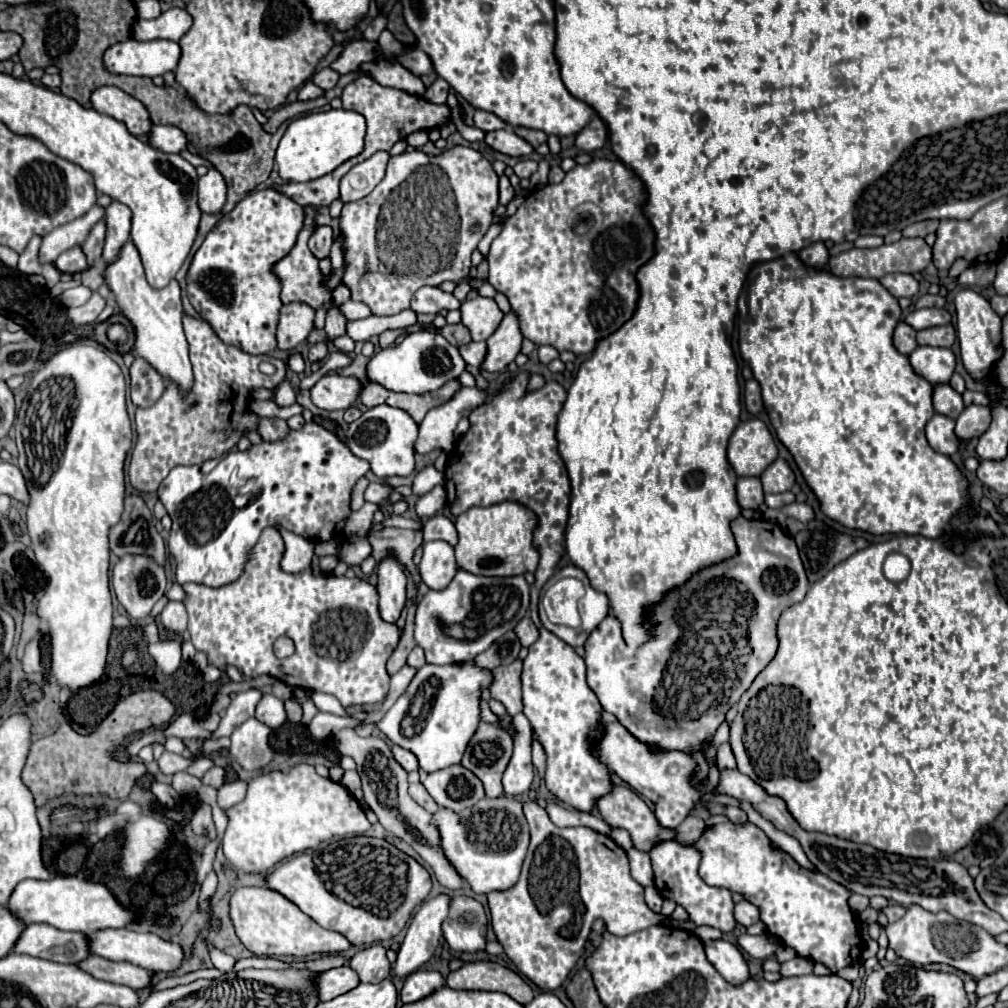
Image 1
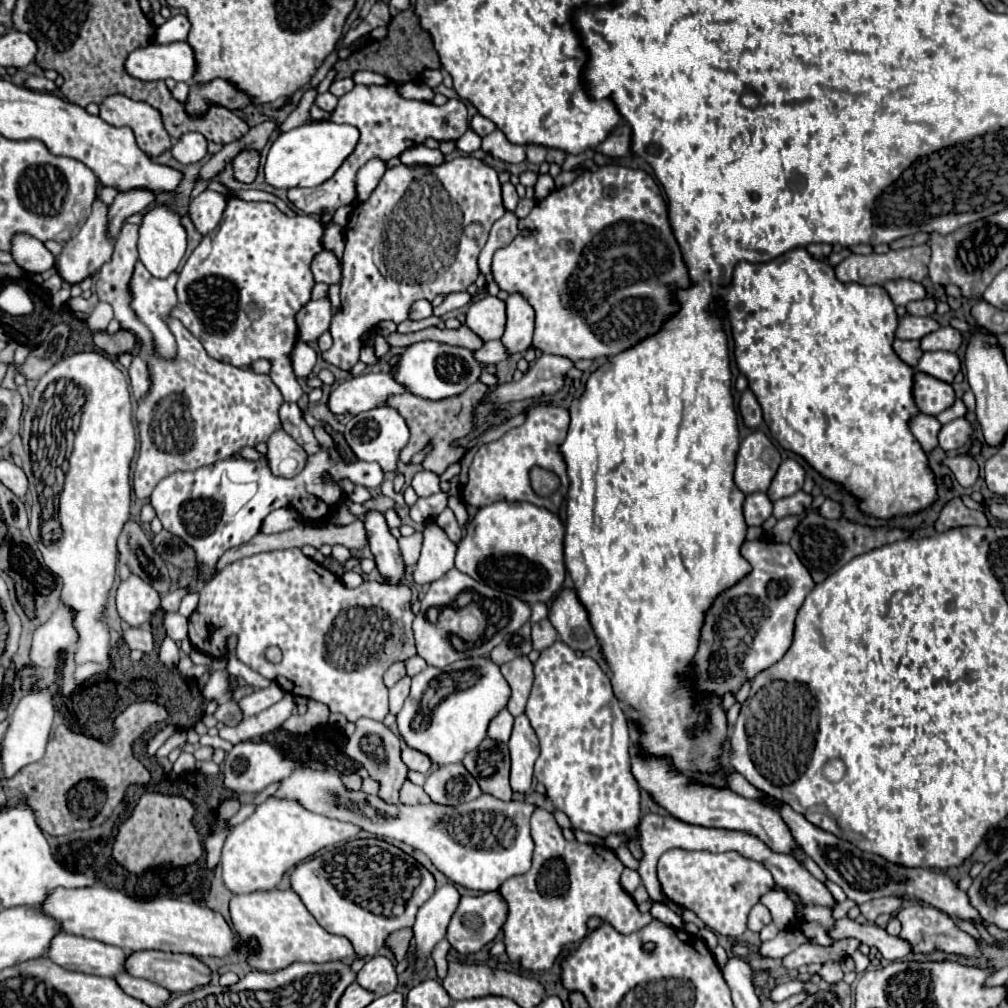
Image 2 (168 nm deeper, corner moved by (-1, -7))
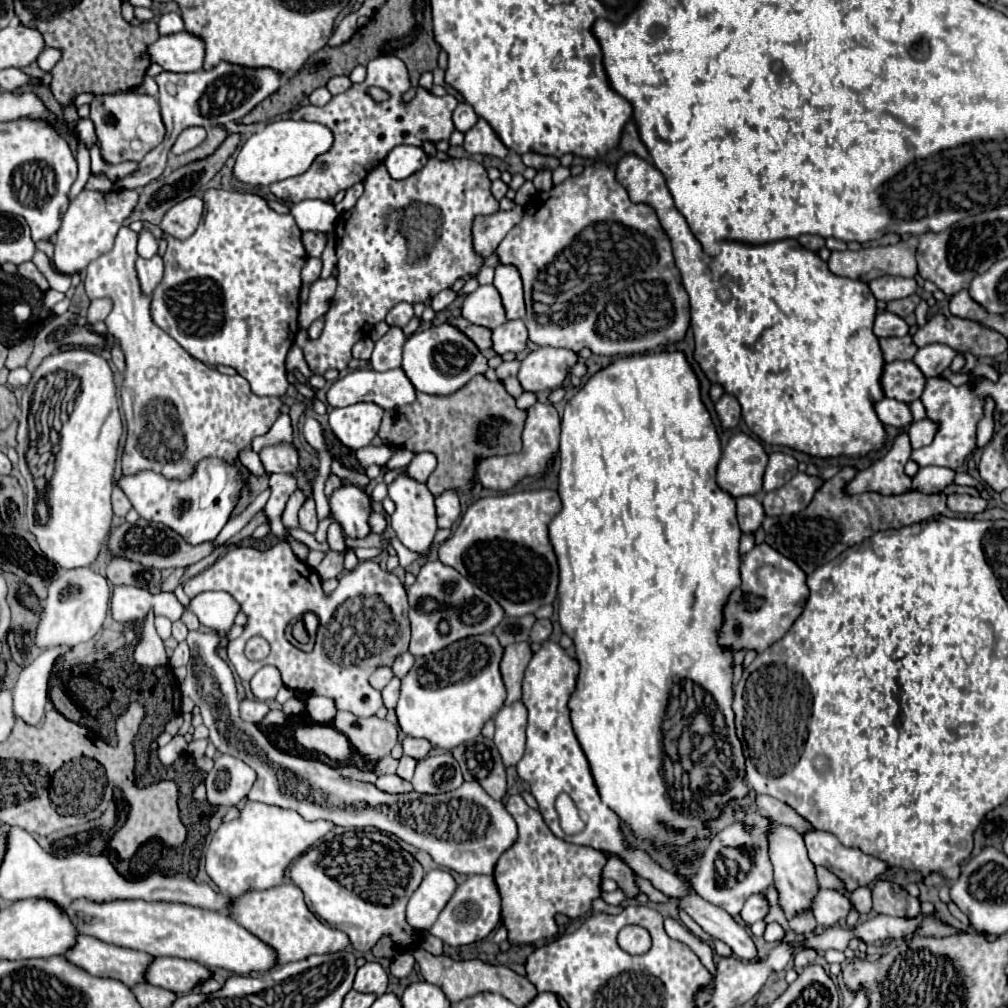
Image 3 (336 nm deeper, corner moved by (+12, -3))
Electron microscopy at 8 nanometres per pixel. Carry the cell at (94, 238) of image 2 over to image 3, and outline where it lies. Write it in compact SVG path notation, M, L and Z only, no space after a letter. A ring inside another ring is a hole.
M82 189L80 195L70 203L62 227L54 235L54 267L60 273L72 275L80 273L88 267L90 261L94 261L98 255L104 255L114 247L114 239L118 229L122 227L124 219L134 211L138 203L138 191L136 189L112 189L112 191L88 191Z

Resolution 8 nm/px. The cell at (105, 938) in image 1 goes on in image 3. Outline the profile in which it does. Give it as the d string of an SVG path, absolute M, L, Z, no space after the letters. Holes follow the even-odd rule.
M158 957L146 971L150 985L174 991L176 995L190 993L198 983L212 977L212 971L196 961L184 961L176 957Z

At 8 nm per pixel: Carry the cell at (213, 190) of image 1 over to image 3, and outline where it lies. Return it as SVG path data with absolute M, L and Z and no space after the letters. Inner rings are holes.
M188 197L188 199L176 203L164 215L164 219L160 223L162 233L172 235L172 237L176 237L180 241L188 239L196 231L198 223L202 219L202 209L204 209L204 205L202 205L200 197Z

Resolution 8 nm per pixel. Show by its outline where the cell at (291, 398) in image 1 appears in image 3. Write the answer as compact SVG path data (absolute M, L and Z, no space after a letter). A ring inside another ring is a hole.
M208 189L204 191L202 195L202 201L204 201L204 217L198 225L198 229L194 231L192 237L184 239L184 241L178 241L178 239L168 239L166 237L166 253L164 253L164 279L160 281L160 285L154 289L152 293L152 319L154 323L166 331L172 339L176 339L192 357L196 357L198 361L202 363L208 363L208 365L228 365L228 367L234 367L238 375L242 375L248 383L250 383L250 389L254 395L260 395L260 397L266 397L266 395L274 395L274 397L282 397L288 389L288 379L286 379L286 367L284 367L284 361L286 361L286 353L288 349L292 347L294 343L294 337L298 333L298 307L300 307L300 287L302 287L302 281L300 281L300 271L306 263L306 249L300 241L302 237L302 231L298 229L296 221L292 215L280 215L276 213L274 209L270 209L268 201L260 195L254 195L254 193L240 193L240 191L226 191L226 189Z

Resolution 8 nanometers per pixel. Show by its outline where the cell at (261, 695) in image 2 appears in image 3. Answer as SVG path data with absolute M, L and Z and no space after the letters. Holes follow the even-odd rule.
M266 665L262 667L250 681L250 687L252 687L252 693L260 699L260 701L268 701L268 699L274 699L278 689L282 687L282 677L280 677L280 671L272 665Z

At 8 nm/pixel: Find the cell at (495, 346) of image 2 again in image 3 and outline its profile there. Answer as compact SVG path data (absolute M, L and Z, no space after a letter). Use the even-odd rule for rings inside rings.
M522 319L506 321L504 325L500 325L492 331L492 341L494 341L494 351L498 355L502 355L506 351L512 351L512 353L518 355L526 349L528 329L526 329Z

